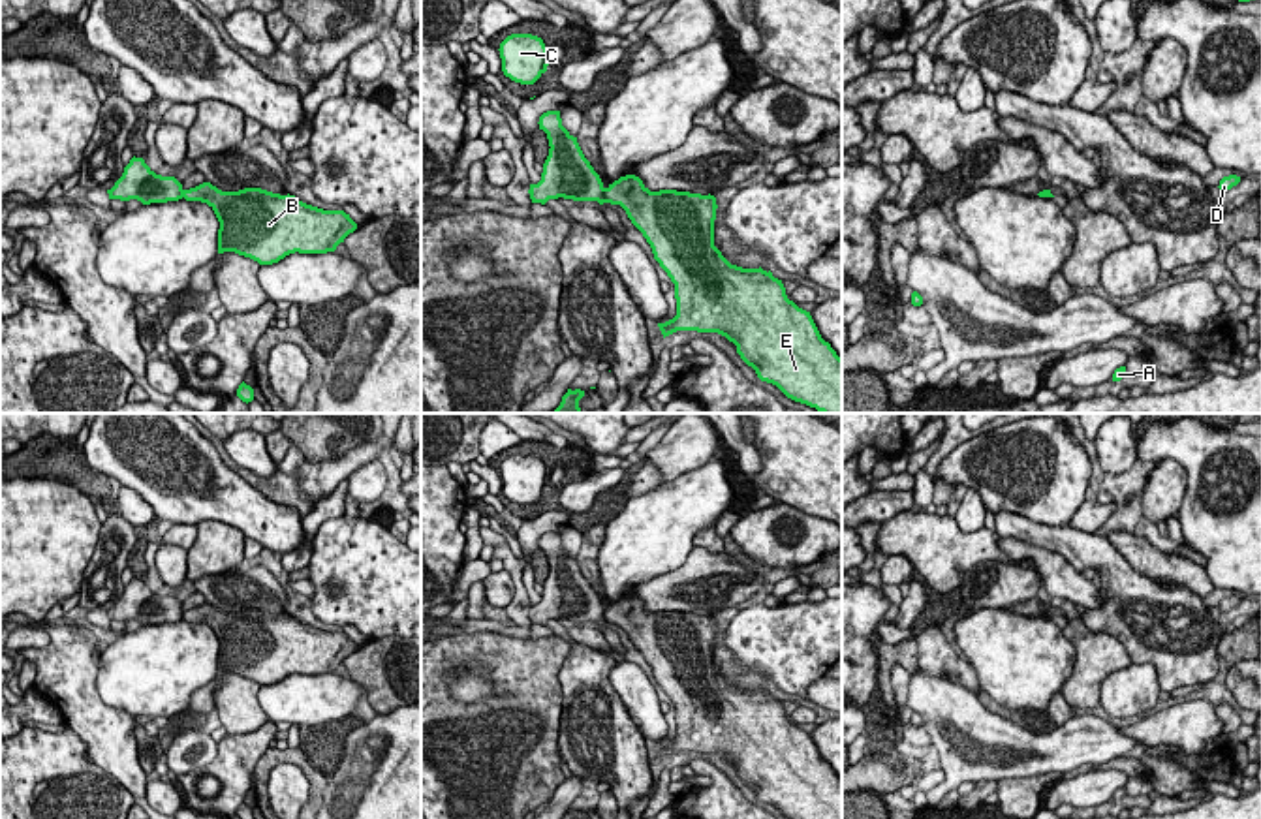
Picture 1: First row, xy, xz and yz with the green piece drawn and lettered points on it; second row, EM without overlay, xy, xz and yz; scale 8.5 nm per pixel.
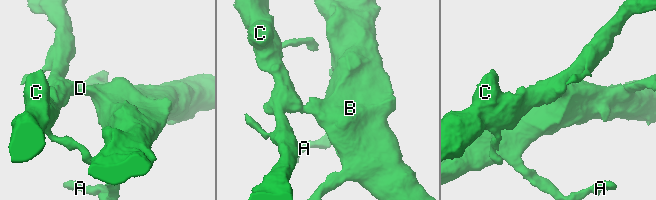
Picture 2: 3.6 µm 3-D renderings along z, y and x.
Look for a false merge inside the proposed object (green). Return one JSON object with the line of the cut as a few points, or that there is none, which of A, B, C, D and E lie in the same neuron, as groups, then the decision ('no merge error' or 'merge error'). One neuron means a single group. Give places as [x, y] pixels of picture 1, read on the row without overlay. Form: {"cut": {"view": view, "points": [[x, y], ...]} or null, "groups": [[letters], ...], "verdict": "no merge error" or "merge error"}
{"cut": {"view": "xz", "points": [[606, 609], [604, 622]]}, "groups": [["A", "B", "D", "E"], ["C"]], "verdict": "merge error"}

